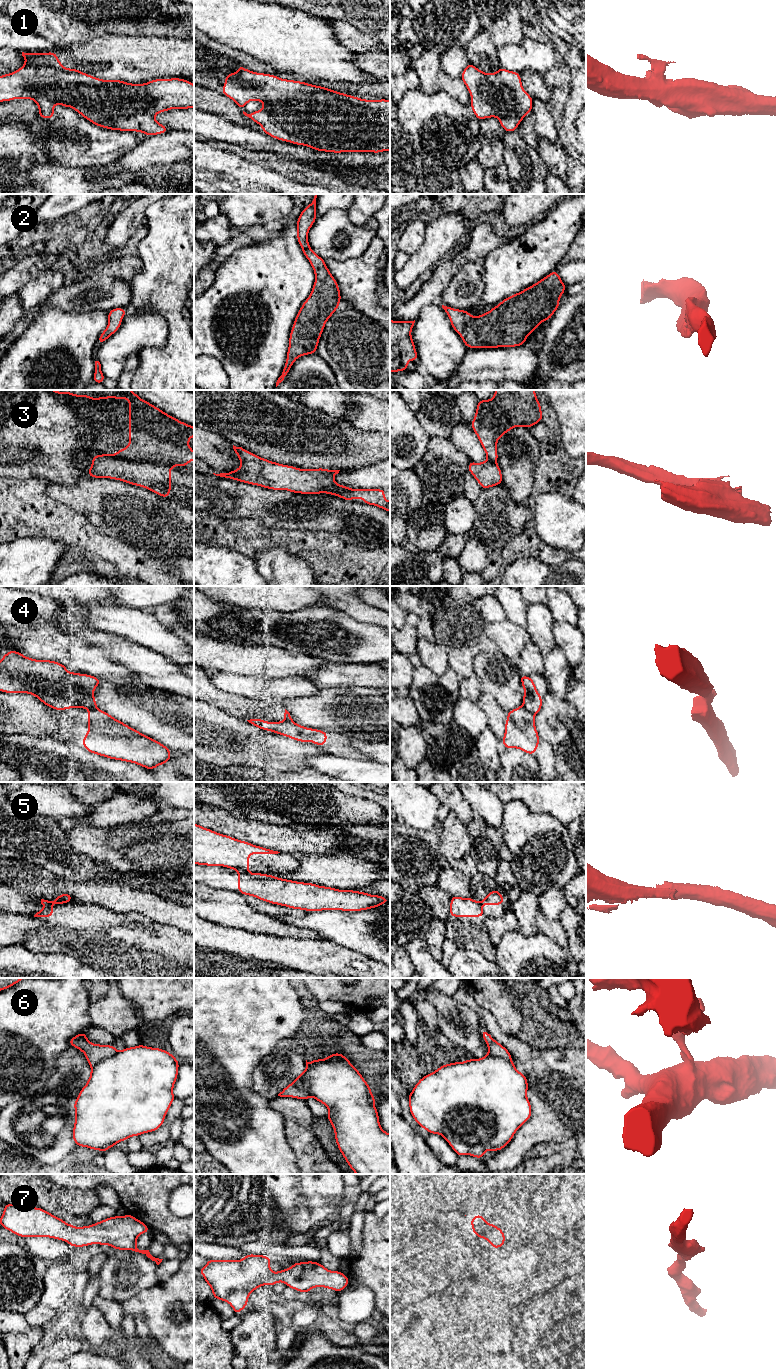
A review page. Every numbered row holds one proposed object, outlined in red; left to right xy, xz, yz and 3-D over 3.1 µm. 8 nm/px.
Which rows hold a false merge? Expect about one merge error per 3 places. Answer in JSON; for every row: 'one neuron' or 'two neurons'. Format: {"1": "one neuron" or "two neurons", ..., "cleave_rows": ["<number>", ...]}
{"1": "one neuron", "2": "one neuron", "3": "two neurons", "4": "two neurons", "5": "two neurons", "6": "two neurons", "7": "one neuron", "cleave_rows": ["3", "4", "5", "6"]}

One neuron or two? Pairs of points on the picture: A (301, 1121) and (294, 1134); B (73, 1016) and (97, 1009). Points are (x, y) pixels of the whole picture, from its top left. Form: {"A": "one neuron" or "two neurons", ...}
{"A": "one neuron", "B": "two neurons"}

